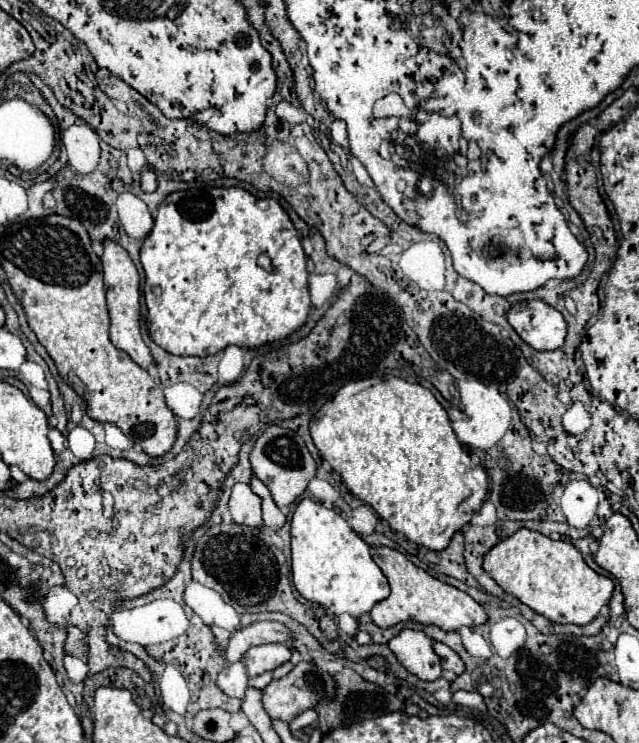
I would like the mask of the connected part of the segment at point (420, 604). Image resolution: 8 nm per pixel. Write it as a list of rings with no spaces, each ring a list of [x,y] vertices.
[[[380,546],[374,550],[372,558],[380,566],[380,570],[384,572],[384,576],[388,578],[390,588],[392,588],[390,596],[386,600],[378,602],[370,612],[372,622],[376,626],[392,628],[398,622],[414,620],[420,624],[434,624],[434,626],[442,628],[444,632],[452,632],[462,626],[478,626],[478,624],[488,622],[486,610],[474,598],[470,598],[466,592],[462,592],[446,582],[440,582],[438,578],[430,576],[422,568],[414,566],[402,552],[392,550],[388,546]]]

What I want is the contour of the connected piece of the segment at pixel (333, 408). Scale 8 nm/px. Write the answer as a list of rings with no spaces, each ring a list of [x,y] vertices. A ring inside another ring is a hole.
[[[386,376],[350,382],[326,402],[310,422],[310,434],[322,458],[342,476],[346,488],[374,508],[374,512],[390,522],[390,528],[402,532],[408,540],[430,550],[444,550],[454,532],[462,530],[482,508],[488,496],[488,474],[482,466],[472,464],[470,454],[458,442],[452,422],[434,398],[434,394],[406,380]]]

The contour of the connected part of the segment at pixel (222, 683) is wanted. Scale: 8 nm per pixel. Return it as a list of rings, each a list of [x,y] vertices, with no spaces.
[[[234,662],[226,670],[220,672],[216,680],[218,688],[232,698],[244,698],[244,690],[248,688],[248,674],[244,662]]]

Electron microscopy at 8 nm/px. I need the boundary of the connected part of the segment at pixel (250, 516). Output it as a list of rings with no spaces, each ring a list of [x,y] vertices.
[[[236,484],[230,496],[230,514],[236,524],[248,526],[248,528],[260,528],[262,526],[262,500],[256,496],[250,486]]]

